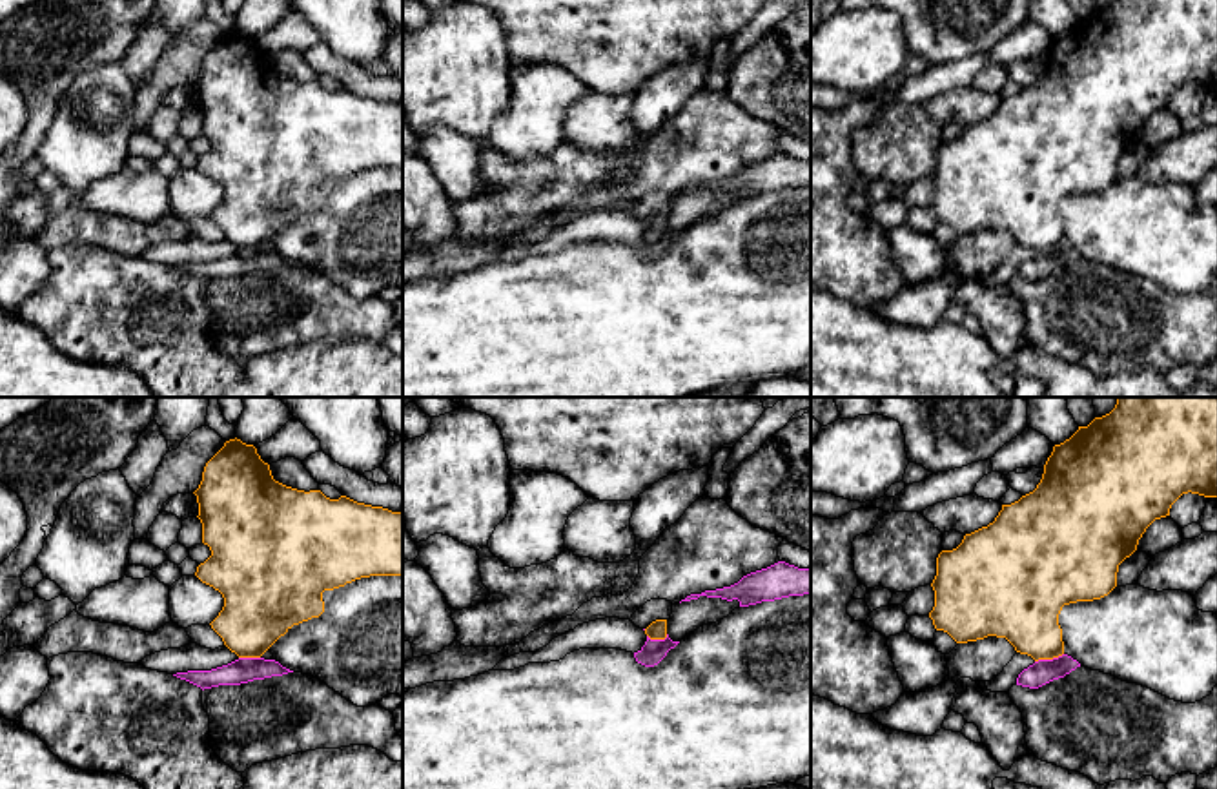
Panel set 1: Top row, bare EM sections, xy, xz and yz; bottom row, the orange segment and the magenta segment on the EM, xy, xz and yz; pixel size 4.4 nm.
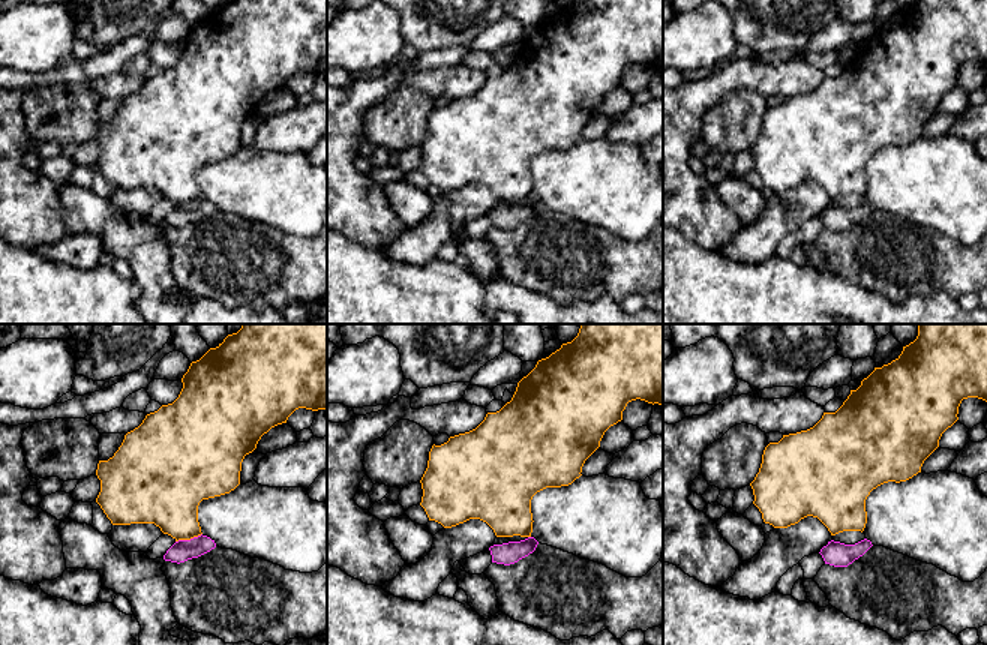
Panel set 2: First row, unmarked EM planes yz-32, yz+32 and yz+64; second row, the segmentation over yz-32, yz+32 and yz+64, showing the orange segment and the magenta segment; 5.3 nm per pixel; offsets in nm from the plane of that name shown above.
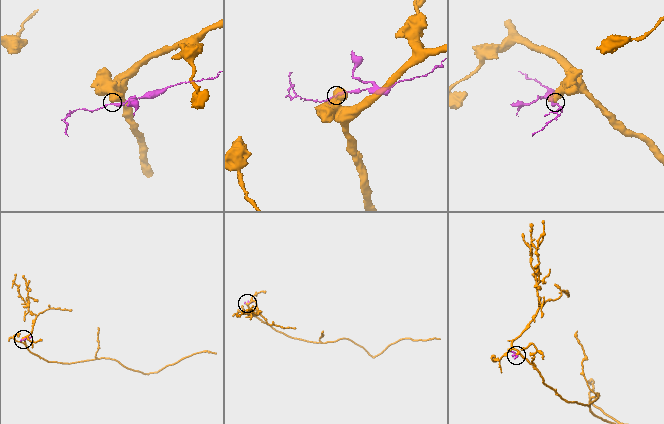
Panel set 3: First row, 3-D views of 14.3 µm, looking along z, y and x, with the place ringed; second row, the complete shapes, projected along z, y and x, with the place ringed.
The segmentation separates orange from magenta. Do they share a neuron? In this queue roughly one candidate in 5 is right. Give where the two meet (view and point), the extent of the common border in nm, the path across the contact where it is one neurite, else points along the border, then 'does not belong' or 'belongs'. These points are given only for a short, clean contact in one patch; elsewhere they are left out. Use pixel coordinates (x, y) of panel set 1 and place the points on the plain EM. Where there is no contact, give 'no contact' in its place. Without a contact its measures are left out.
meets orange in yz at (1048, 250); contact 130 nm long; border along yz (1063, 245), (1035, 254); does not belong

